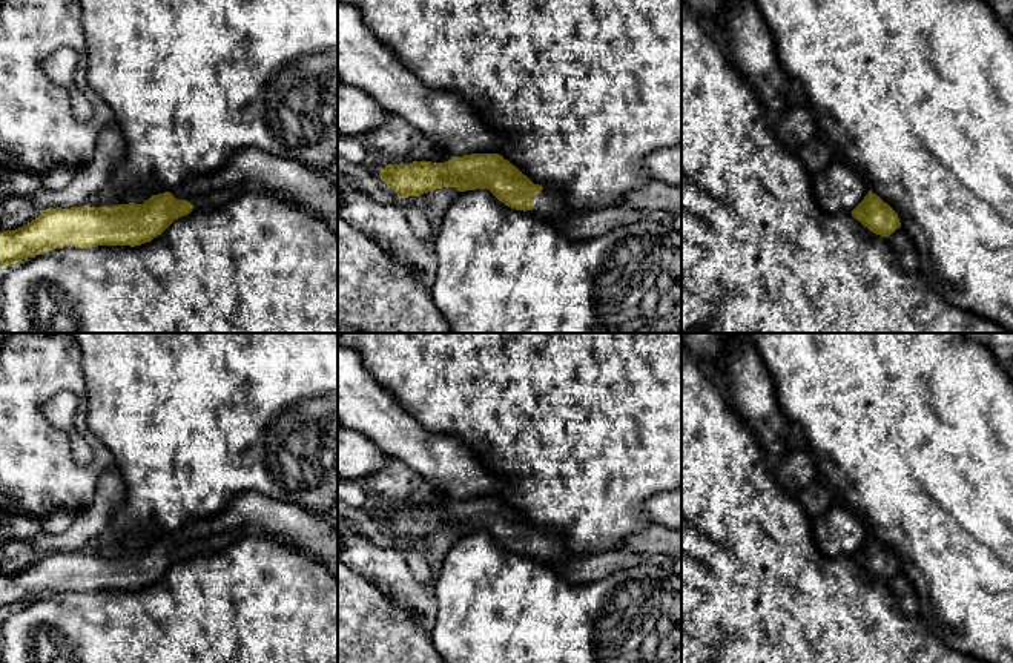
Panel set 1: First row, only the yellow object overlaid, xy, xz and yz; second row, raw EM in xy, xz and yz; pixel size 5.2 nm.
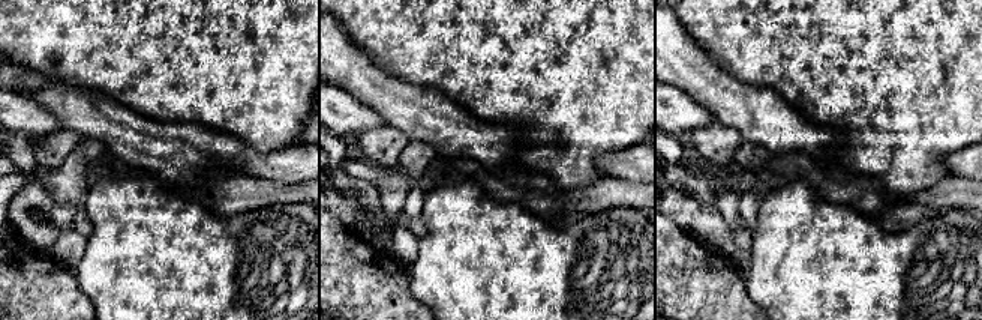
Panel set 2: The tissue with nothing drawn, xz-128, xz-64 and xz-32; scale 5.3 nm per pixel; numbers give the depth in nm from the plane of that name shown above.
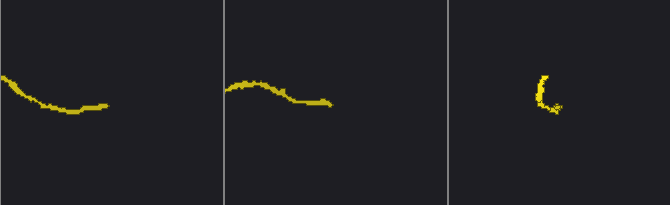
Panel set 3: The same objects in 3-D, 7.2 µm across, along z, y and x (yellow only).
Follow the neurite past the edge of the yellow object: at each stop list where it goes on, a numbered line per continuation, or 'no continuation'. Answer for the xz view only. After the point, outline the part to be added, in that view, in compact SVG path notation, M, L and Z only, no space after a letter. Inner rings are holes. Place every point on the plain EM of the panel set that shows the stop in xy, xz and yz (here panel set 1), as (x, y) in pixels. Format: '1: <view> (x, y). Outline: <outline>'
1: xz (548, 548). Outline: M542 533L539 539L533 540L534 551L531 554L526 554L533 559L537 559L540 562L565 562L571 560L566 542L553 534L553 533Z

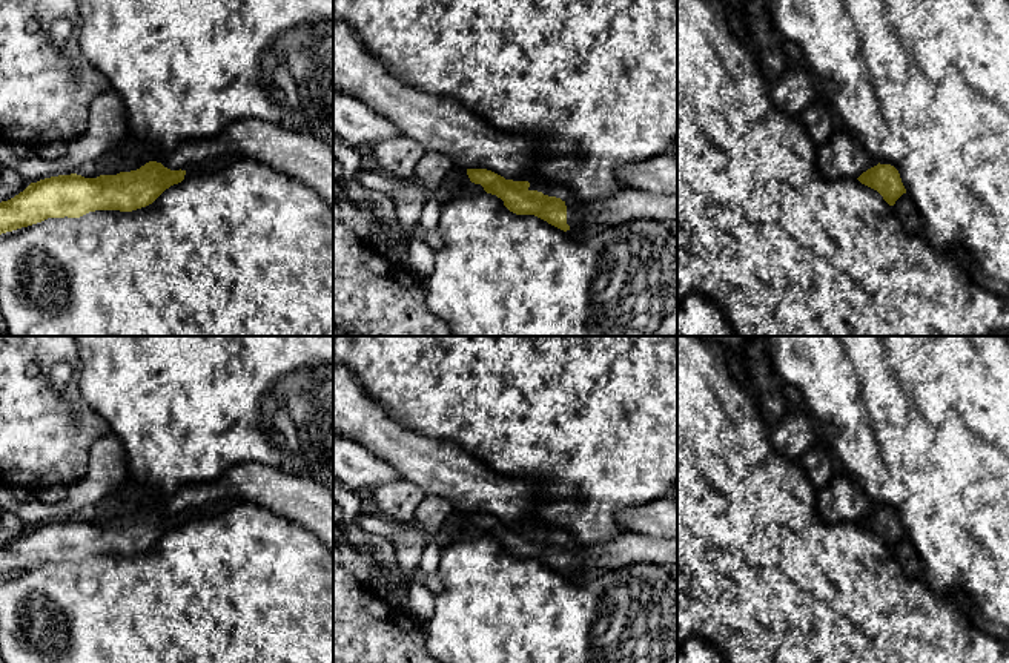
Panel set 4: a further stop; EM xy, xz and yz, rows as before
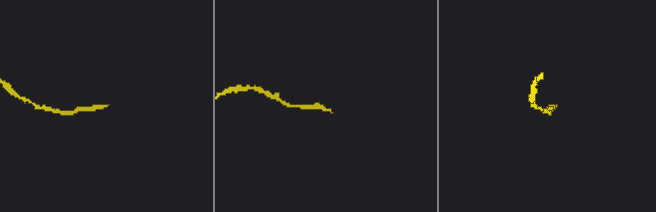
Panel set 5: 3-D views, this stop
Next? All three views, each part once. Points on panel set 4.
1: xz (627, 548). Outline: M625 531L607 542L590 545L564 542L564 545L570 572L582 568L624 568L633 563L656 563L668 569L677 565L677 537Z

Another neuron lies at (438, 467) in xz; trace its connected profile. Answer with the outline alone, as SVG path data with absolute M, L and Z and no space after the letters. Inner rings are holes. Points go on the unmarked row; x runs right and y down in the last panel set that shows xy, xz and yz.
M335 361L333 431L370 450L427 496L444 497L453 503L455 510L464 513L487 513L505 523L528 525L528 534L533 534L531 519L534 503L542 496L541 485L496 474L455 442L427 437L402 427L366 393L347 365Z

